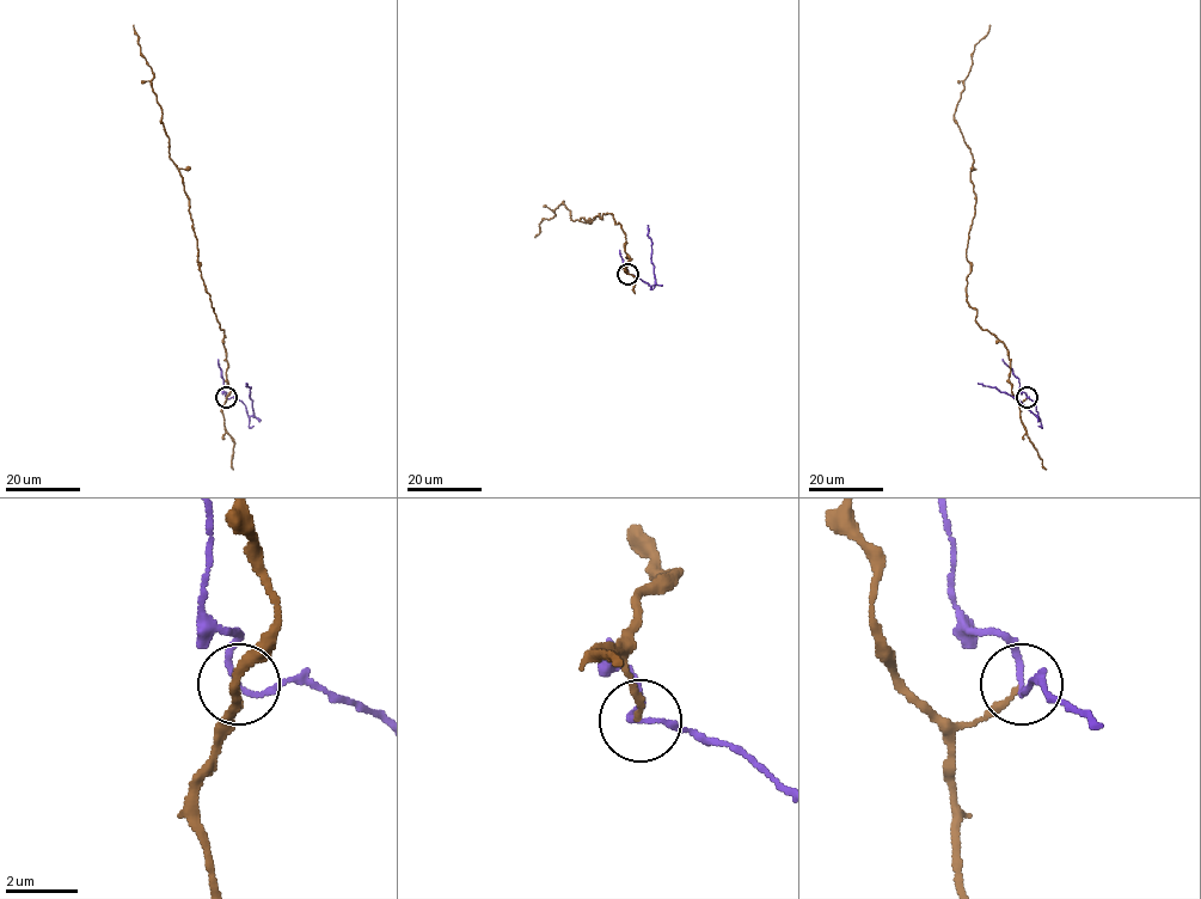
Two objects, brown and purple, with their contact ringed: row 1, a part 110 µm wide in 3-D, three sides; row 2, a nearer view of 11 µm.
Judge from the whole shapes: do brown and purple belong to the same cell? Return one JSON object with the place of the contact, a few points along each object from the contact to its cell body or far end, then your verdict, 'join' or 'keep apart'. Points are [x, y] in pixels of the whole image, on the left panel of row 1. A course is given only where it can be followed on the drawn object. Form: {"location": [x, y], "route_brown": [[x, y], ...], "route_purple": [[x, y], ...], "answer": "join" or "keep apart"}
{"location": [226, 397], "route_brown": [[226, 398], [230, 391], [225, 331], [206, 291], [188, 195], [170, 157], [152, 68], [133, 25]], "route_purple": [[226, 398], [239, 399], [252, 415], [250, 387], [245, 383]], "answer": "keep apart"}

